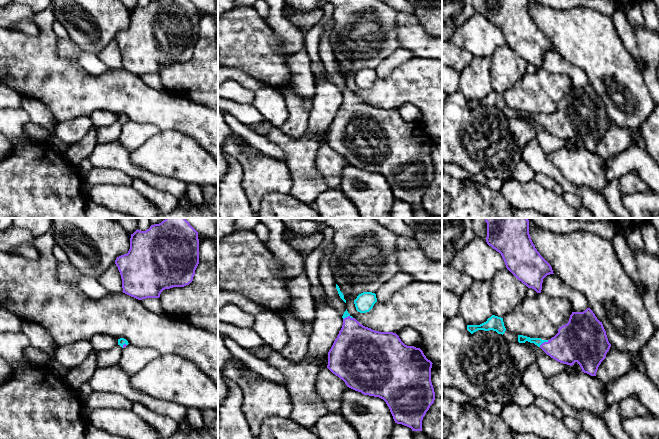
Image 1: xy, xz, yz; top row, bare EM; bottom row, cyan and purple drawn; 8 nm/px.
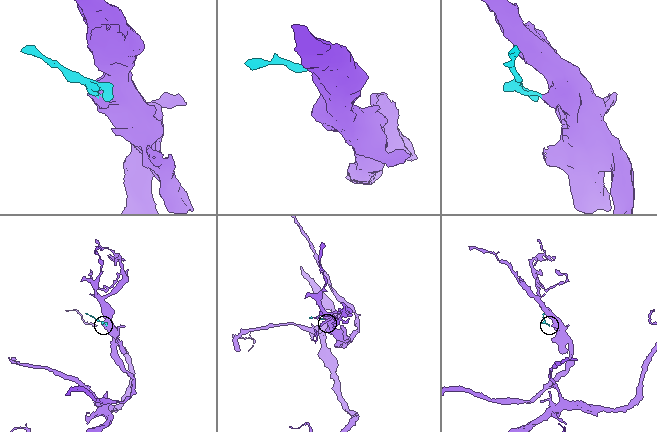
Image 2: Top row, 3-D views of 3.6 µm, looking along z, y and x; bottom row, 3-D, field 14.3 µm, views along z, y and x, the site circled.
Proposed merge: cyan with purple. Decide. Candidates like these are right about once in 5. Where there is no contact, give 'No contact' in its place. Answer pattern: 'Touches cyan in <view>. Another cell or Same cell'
Touches cyan in yz. Same cell

